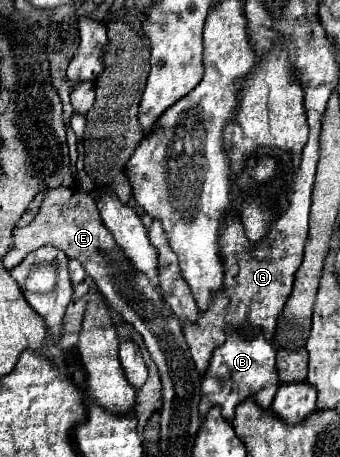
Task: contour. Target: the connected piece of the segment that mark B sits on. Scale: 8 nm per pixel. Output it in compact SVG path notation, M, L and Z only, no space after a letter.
M235 330L235 332L227 332L225 336L227 336L225 342L213 350L209 368L201 376L201 404L199 404L199 412L205 414L211 406L217 404L221 408L221 414L231 422L233 414L235 414L235 406L247 396L253 396L261 408L269 408L271 400L273 400L273 396L277 392L277 386L279 386L279 376L277 376L277 368L275 368L275 346L269 340L265 340L263 334L255 336L251 332Z

